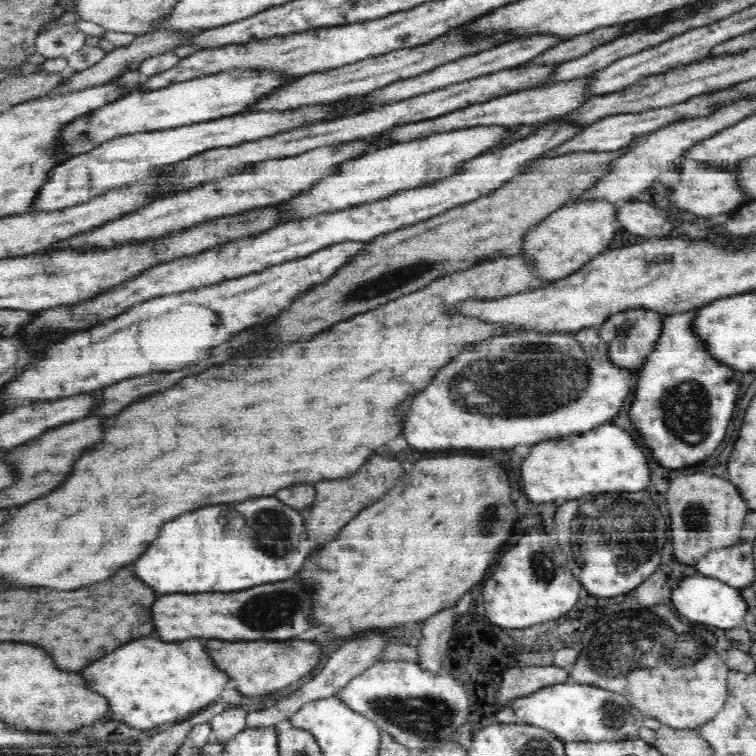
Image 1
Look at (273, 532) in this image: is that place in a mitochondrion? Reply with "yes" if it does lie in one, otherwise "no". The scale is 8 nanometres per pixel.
yes

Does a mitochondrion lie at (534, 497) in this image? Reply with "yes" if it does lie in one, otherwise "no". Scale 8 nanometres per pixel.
no

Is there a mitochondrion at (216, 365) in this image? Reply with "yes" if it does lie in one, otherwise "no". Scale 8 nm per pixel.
no

